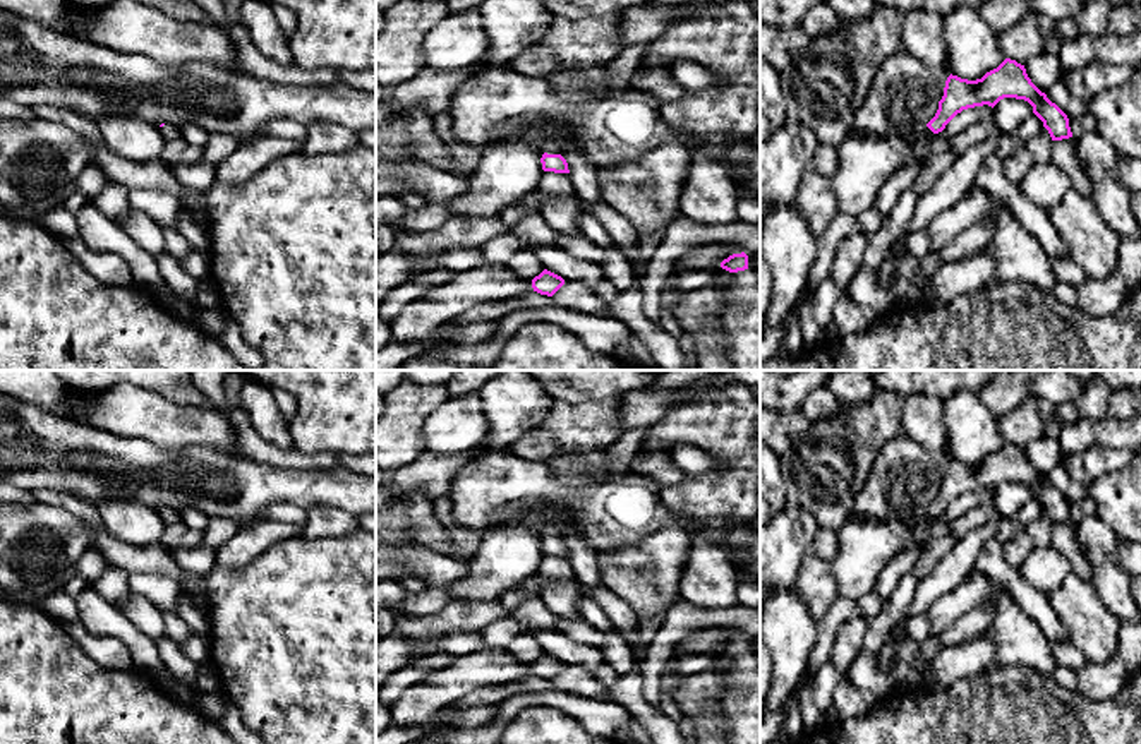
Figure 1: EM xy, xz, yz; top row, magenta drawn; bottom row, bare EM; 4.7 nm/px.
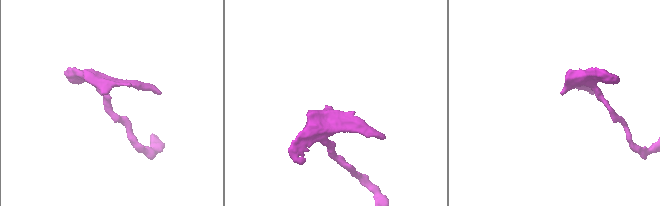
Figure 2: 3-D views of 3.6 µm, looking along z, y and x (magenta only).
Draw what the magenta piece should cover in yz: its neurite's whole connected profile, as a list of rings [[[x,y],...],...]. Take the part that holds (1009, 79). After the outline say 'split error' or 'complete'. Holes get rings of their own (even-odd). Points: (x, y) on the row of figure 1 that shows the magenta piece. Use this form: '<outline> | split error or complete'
[[[1005,58],[997,69],[976,81],[951,74],[945,81],[944,96],[939,101],[935,117],[927,125],[906,130],[901,137],[911,141],[927,135],[930,130],[939,134],[963,110],[983,105],[993,108],[1004,98],[1028,101],[1052,141],[1072,137],[1067,115],[1031,82],[1024,65],[1011,58]]] | split error

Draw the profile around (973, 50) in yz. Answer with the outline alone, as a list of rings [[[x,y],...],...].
[[[957,7],[944,17],[949,74],[976,81],[1004,60],[999,38],[971,7]]]

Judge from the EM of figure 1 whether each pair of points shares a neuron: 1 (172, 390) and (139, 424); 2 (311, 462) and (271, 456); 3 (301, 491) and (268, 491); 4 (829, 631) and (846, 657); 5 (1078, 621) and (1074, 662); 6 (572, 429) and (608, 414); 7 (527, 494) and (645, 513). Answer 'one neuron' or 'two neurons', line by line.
1: two neurons
2: one neuron
3: one neuron
4: two neurons
5: two neurons
6: one neuron
7: one neuron

